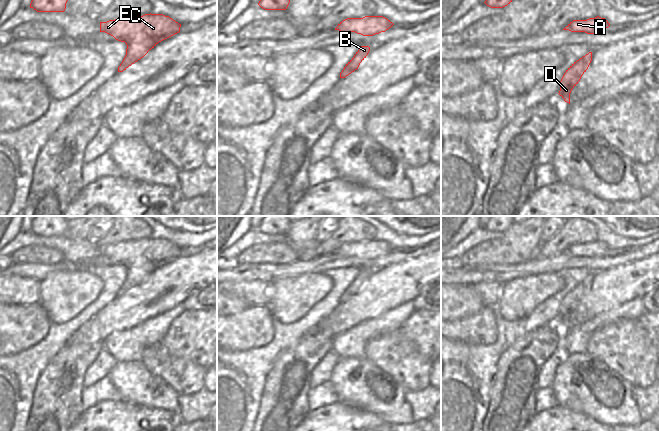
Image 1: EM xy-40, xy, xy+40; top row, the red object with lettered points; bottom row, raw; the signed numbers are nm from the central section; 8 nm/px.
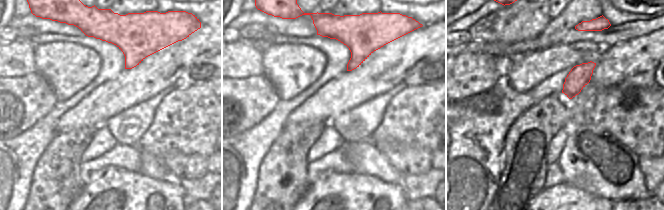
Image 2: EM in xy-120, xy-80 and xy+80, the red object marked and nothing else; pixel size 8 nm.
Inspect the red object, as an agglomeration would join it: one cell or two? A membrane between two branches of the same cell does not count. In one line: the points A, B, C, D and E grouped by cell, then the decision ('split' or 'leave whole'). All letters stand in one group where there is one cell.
groups A B C D E; leave whole

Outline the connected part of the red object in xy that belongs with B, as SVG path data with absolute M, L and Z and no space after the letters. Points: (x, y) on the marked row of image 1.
M360 46L360 49L356 52L354 57L346 64L342 72L340 73L340 78L345 78L352 72L358 69L360 63L366 58L370 51L369 46Z

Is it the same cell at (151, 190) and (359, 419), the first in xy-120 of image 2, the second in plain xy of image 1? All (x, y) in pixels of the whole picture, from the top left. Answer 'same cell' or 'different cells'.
same cell

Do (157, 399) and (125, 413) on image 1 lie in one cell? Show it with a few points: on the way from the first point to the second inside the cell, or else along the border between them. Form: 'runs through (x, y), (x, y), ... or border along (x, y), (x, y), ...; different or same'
border along (122, 399), (165, 410); different

